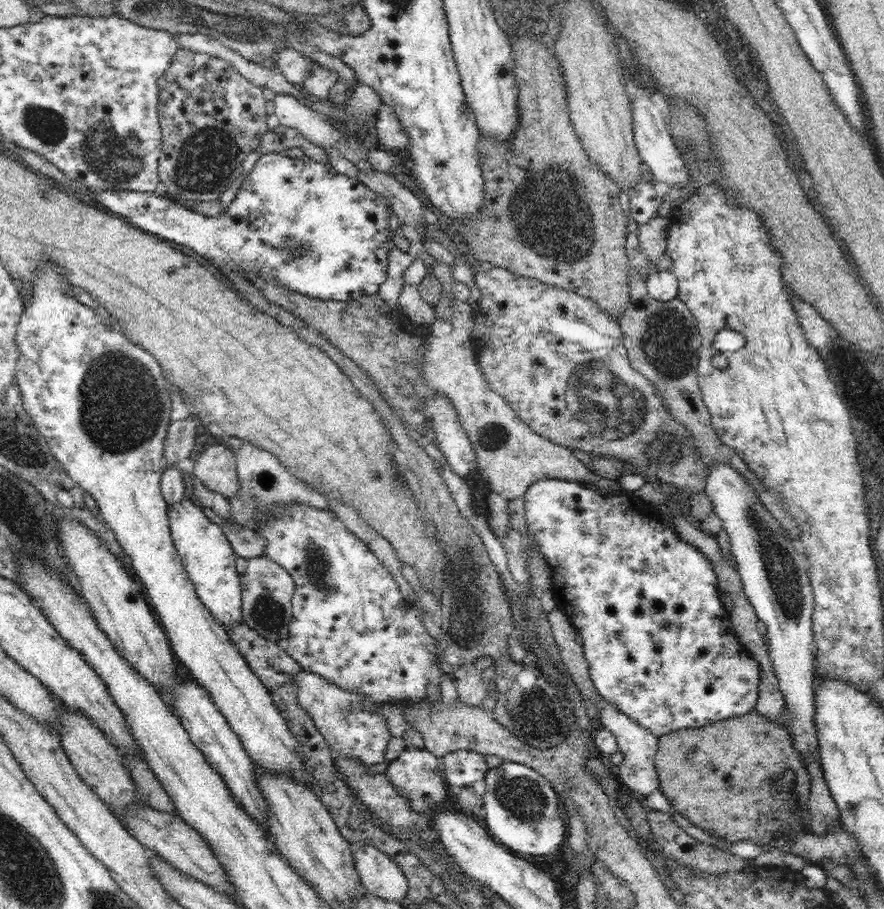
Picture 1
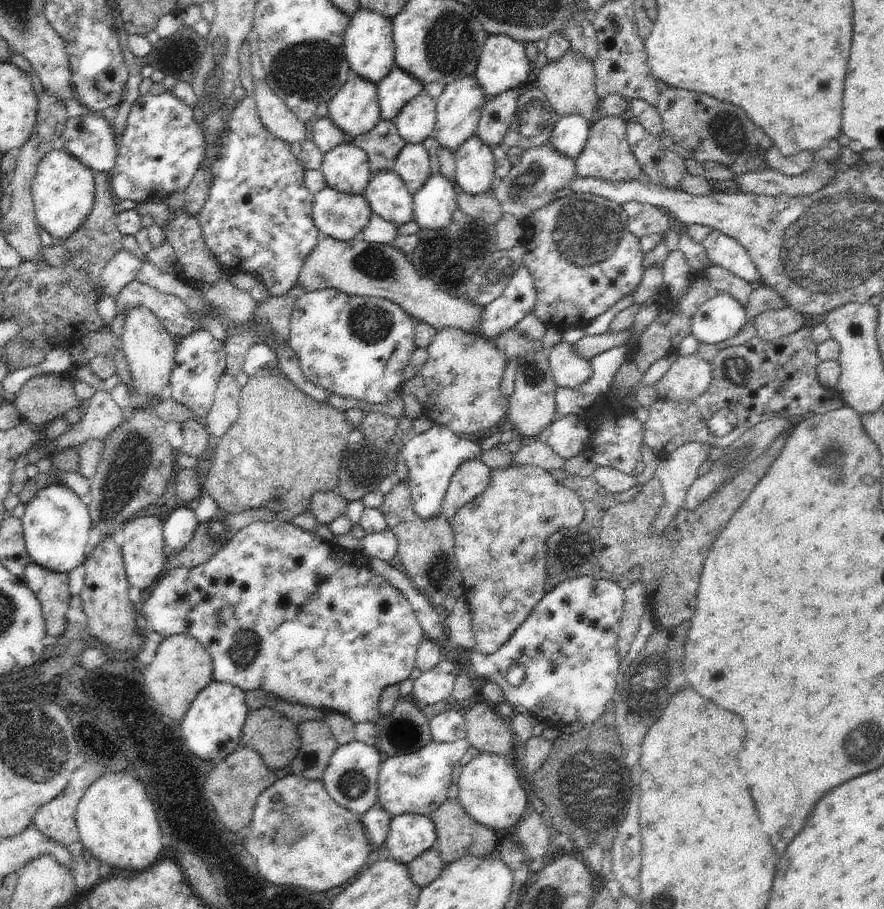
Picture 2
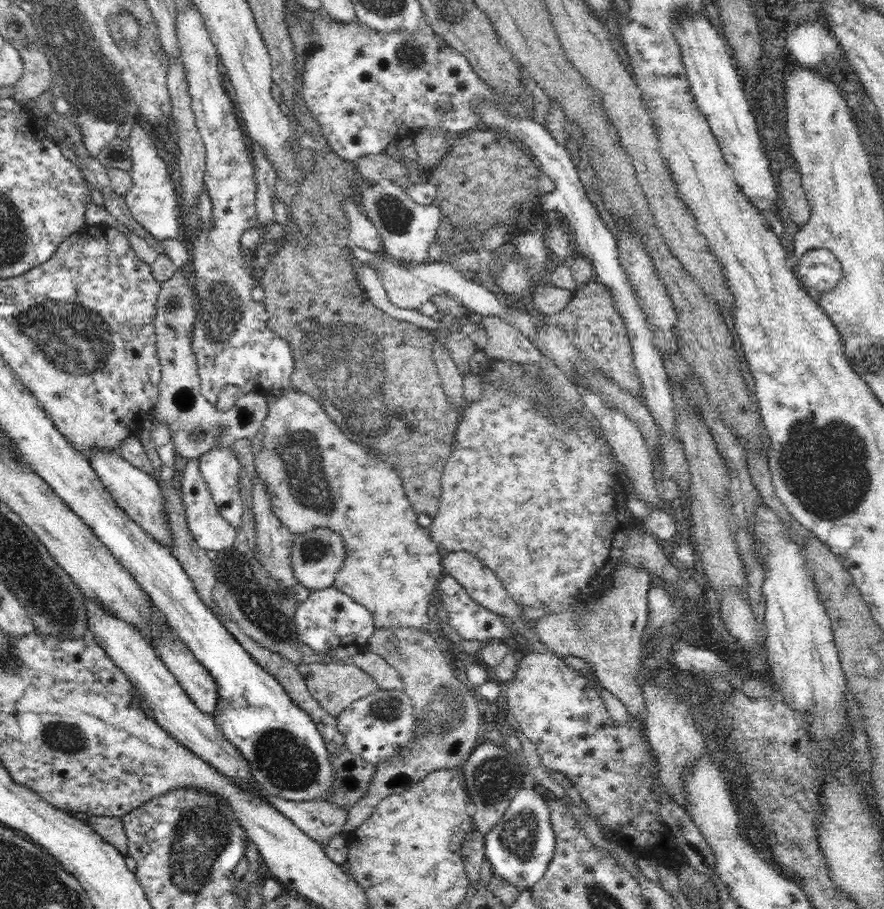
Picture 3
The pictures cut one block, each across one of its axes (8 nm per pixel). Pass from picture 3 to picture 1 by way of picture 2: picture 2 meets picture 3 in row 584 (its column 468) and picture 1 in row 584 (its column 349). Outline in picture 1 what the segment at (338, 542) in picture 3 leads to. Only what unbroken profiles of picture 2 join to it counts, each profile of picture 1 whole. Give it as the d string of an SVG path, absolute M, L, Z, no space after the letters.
M266 554L248 559L247 570L241 576L244 622L266 641L277 644L280 639L288 639L292 621L291 601L294 592L294 580L290 574L282 566L268 559Z

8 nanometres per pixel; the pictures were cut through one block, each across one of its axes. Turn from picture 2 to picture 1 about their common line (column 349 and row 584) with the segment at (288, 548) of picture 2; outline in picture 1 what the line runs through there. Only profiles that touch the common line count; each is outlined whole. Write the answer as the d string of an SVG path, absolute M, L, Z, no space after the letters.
M544 477L533 482L524 494L524 508L527 529L539 544L539 550L546 557L551 569L551 588L557 609L564 611L577 634L584 639L583 653L590 667L590 677L598 694L614 709L635 720L642 728L660 737L676 730L702 728L720 720L745 716L756 709L760 686L760 665L742 644L739 644L731 628L729 613L723 607L722 595L718 588L718 577L710 560L695 546L680 539L652 504L647 504L634 493L622 489L619 493L602 493L578 481L556 477Z

